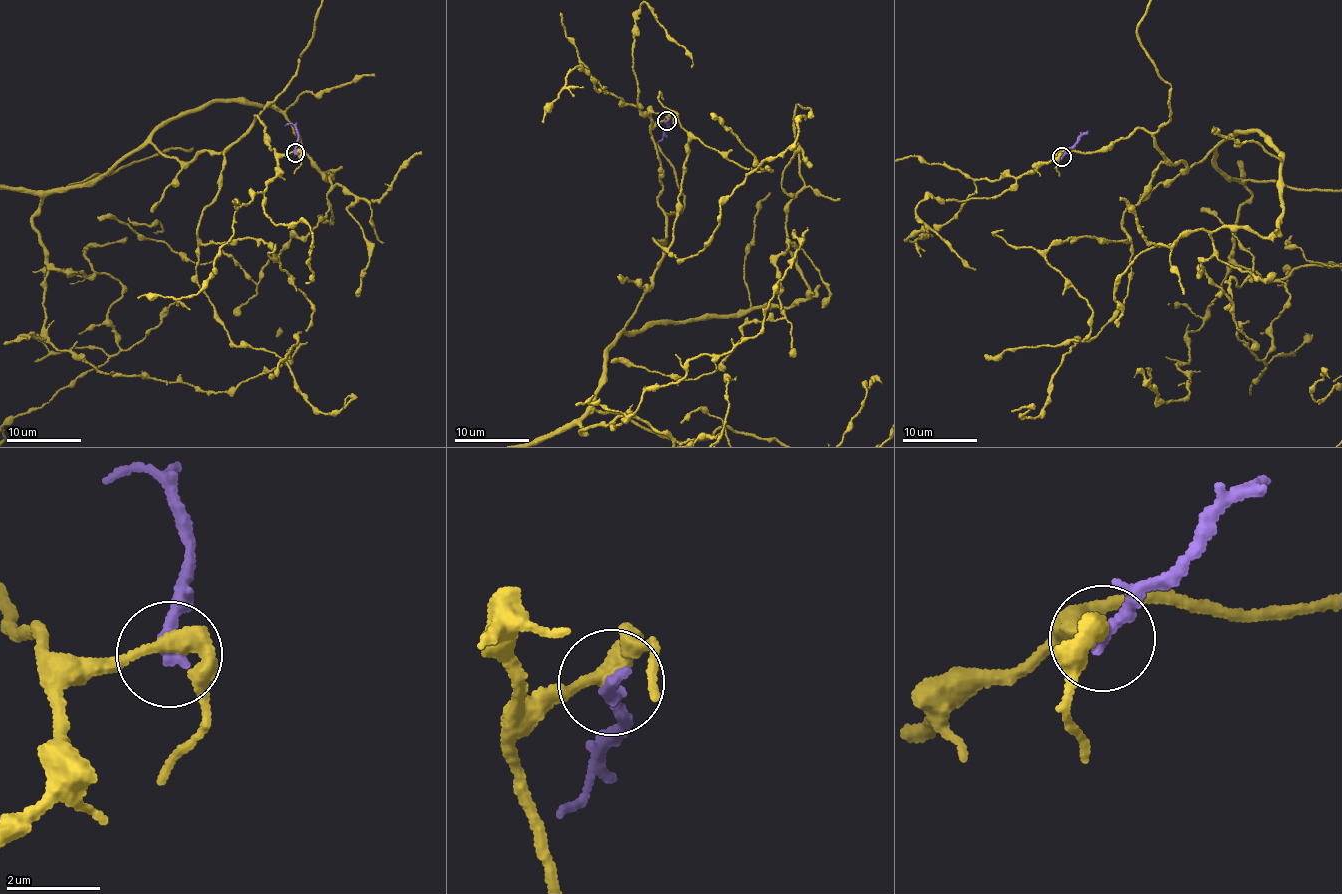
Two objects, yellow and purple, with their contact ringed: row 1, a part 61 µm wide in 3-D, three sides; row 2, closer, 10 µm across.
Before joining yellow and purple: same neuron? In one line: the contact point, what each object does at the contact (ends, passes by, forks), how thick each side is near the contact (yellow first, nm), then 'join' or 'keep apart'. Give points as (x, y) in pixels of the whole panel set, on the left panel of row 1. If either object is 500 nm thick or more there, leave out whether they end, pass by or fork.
(295, 153) | yellow passes by | purple ends | 360/300 nm | keep apart

